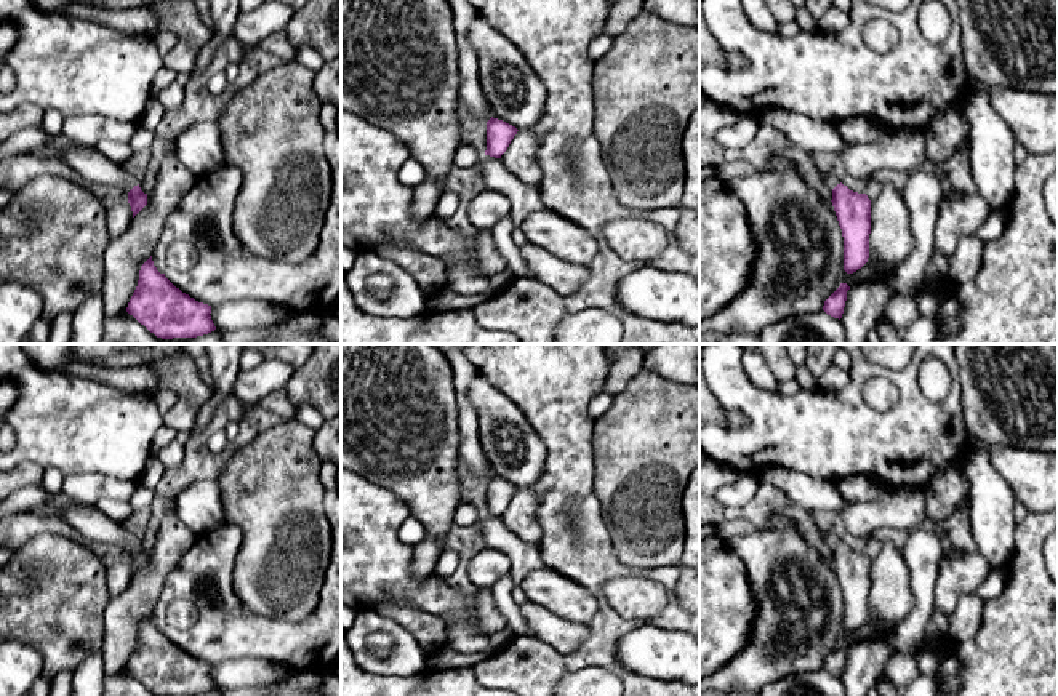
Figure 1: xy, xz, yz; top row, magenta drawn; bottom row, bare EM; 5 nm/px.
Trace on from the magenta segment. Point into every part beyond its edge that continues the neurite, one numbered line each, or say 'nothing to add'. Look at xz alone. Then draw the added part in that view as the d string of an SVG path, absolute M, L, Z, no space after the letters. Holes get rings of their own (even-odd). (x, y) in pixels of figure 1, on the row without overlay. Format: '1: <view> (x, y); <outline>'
nothing to add

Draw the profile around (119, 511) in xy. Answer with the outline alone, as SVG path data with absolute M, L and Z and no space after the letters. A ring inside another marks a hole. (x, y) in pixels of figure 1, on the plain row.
M102 499L98 507L106 517L117 523L125 523L134 512L126 499Z

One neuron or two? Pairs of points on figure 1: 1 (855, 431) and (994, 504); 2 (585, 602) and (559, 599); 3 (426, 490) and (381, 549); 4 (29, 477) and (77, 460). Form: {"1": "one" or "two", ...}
{"1": "two", "2": "one", "3": "two", "4": "two"}

